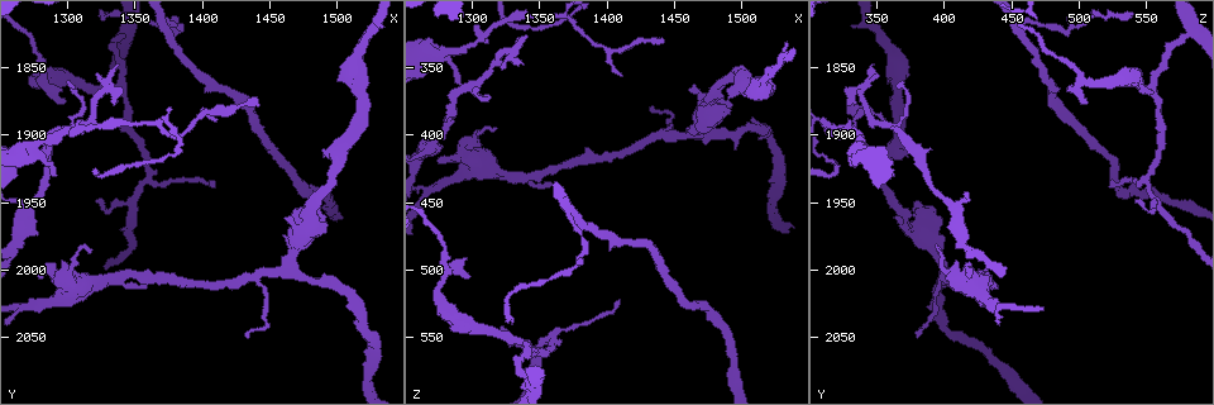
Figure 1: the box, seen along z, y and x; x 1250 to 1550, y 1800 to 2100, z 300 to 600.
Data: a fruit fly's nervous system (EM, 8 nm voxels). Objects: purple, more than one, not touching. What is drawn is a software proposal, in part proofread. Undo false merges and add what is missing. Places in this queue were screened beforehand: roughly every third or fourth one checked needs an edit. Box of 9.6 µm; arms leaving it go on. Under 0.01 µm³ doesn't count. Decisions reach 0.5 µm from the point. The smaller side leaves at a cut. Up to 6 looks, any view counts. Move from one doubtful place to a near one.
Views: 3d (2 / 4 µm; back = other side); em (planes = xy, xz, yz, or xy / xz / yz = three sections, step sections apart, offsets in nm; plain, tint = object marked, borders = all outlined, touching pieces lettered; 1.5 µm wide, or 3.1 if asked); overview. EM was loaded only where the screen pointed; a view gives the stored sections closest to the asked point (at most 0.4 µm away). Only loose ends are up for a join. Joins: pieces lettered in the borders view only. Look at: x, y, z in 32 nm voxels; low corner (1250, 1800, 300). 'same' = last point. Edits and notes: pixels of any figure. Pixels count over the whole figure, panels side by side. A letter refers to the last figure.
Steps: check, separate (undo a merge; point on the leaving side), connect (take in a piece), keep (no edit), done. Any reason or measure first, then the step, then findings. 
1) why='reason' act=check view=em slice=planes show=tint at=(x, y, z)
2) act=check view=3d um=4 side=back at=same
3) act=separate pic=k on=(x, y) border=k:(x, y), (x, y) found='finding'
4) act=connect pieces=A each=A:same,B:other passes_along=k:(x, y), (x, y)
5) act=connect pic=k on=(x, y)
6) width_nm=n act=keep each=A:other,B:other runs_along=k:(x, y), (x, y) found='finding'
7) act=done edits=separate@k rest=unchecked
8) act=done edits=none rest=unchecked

why='sharp bend' act=check view=em slice=xz step=8 show=plain at=(1440, 2008, 396)

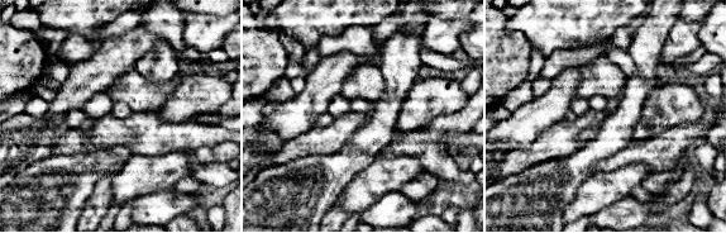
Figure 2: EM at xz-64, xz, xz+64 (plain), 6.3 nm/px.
why='see the neighbours' act=check view=em slice=xz step=8 show=borders at=same

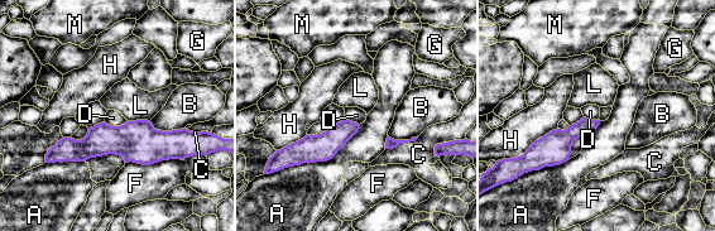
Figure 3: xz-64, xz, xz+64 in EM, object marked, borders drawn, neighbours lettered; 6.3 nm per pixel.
longest_contact=A:650nm act=keep each=A:other,B:other,C:other,D:other,F:other,G:other,H:other,L:other,M:other runs_along=3:(169, 135), (100, 140), (48, 159) found='continuous, no second neuron'

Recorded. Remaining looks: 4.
why='thin end' act=check view=em slice=xz step=4 show=borders at=(1320, 1984, 396)

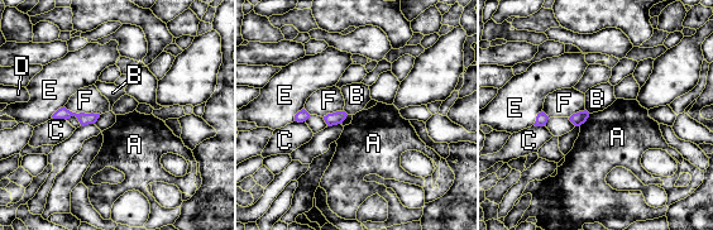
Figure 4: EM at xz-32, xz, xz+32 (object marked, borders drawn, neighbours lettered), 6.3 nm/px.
act=keep each=A:other,B:other,C:other,D:other,E:other,F:other found='none of them fits'

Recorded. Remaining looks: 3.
why='abrupt turn' act=check view=3d um=2 at=(1340, 1826, 580)

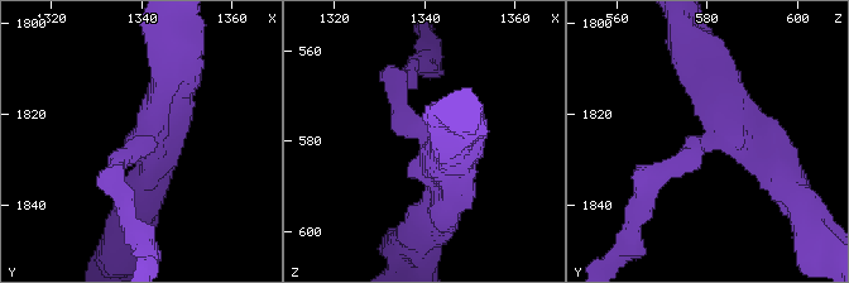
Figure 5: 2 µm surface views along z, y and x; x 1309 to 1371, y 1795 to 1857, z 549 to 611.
arms=3 arm_widths_nm=170,240,340 why='now the EM' act=check view=em slice=planes show=tint at=(1341, 1826, 581)

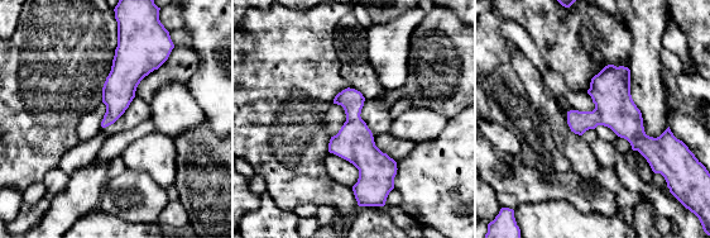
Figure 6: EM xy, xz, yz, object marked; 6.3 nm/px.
why='what lies round it' act=check view=em slice=planes show=borders at=same

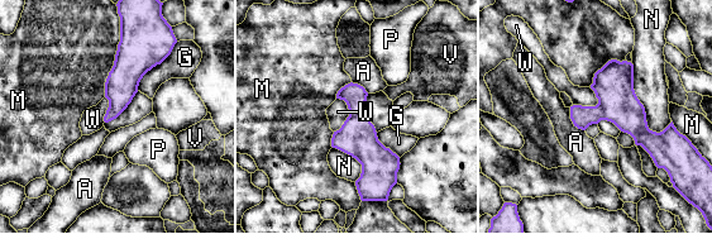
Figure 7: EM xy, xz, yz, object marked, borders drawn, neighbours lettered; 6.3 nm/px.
act=keep each=A:other,G:other,M:other,N:other,P:other,V:other,W:other border=7:(339, 98), (348, 116), (334, 132) found='continuous, no second neuron'

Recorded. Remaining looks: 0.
act=done edits=none rest=unchecked

